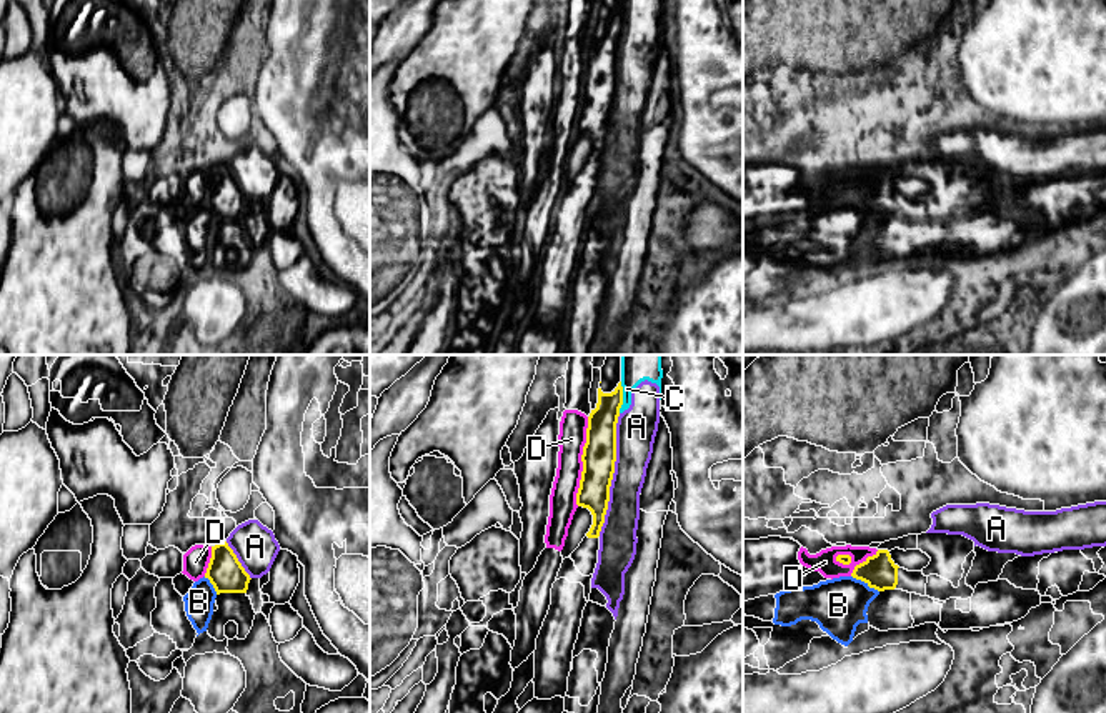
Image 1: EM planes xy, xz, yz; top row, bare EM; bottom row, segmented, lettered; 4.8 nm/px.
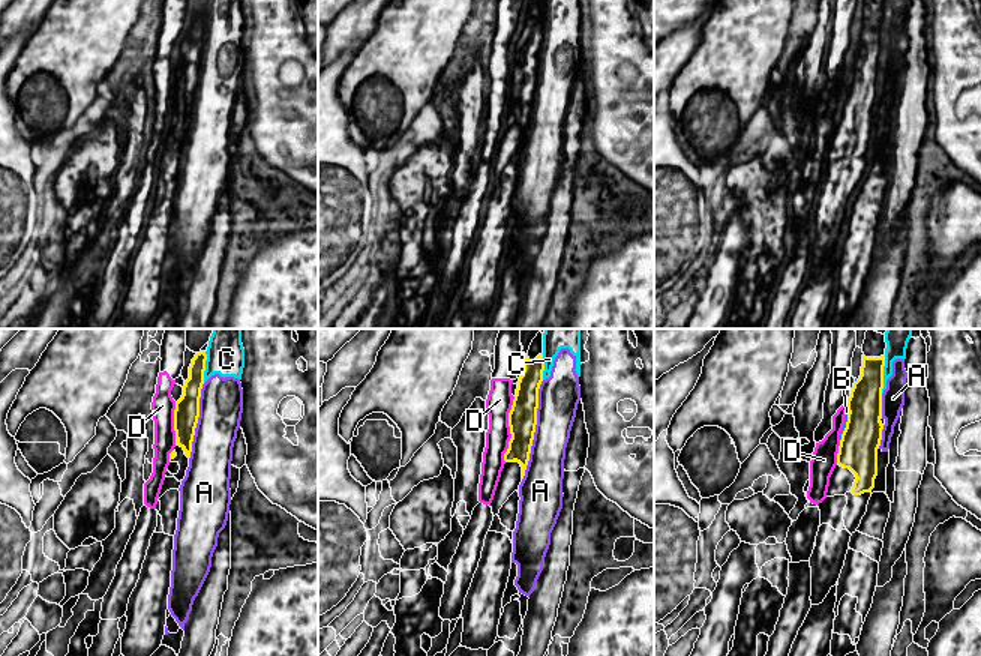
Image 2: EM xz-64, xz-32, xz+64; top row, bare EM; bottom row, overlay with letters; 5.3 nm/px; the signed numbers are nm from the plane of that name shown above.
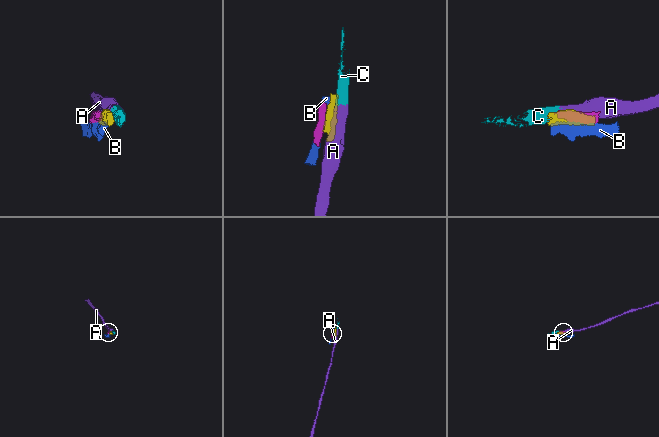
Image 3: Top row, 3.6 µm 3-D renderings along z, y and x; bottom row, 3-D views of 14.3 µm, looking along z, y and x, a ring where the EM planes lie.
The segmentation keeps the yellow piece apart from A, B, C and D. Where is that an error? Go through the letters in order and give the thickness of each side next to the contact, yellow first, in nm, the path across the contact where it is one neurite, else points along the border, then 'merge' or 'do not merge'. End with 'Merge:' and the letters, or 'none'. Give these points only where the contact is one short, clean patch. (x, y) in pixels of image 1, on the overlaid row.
A: 160/190 nm | do not merge
B: 160/260 nm | do not merge
C: 140/190 nm | along xz (622, 382), (622, 407), (618, 412) | do not merge
D: 160/140 nm | along xz (588, 417), (577, 505) | do not merge
Merge: none

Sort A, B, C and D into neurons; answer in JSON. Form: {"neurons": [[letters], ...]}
{"neurons": [["A", "C"], ["B"], ["D"]]}

